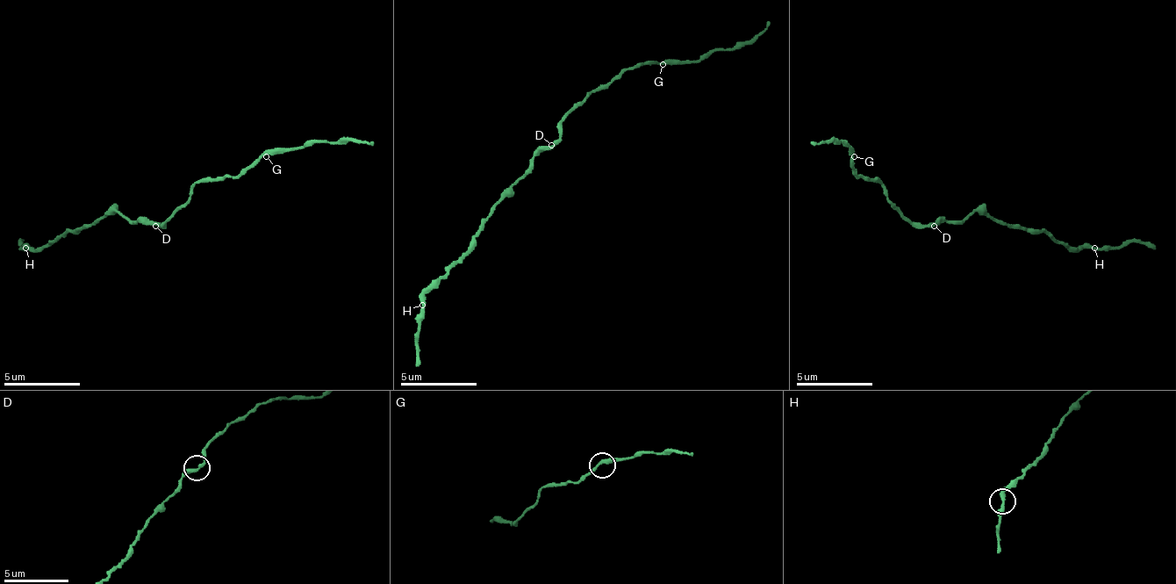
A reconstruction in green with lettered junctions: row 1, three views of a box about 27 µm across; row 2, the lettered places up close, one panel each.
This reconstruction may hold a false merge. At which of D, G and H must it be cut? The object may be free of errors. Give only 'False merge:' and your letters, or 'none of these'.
False merge: none of these

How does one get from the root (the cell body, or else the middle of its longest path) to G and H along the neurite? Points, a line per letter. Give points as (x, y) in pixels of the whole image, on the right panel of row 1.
G: (930, 226), (915, 226), (888, 198), (888, 191), (877, 179), (865, 179), (857, 176), (854, 171), (854, 156)
H: (930, 226), (964, 221), (976, 210), (984, 210), (995, 221), (1045, 229), (1072, 248), (1095, 248)

